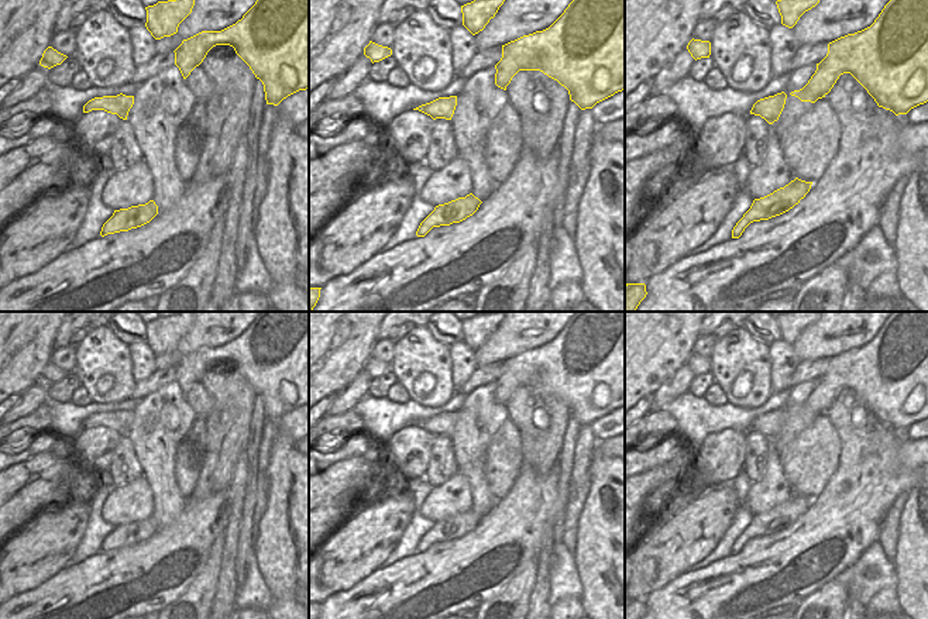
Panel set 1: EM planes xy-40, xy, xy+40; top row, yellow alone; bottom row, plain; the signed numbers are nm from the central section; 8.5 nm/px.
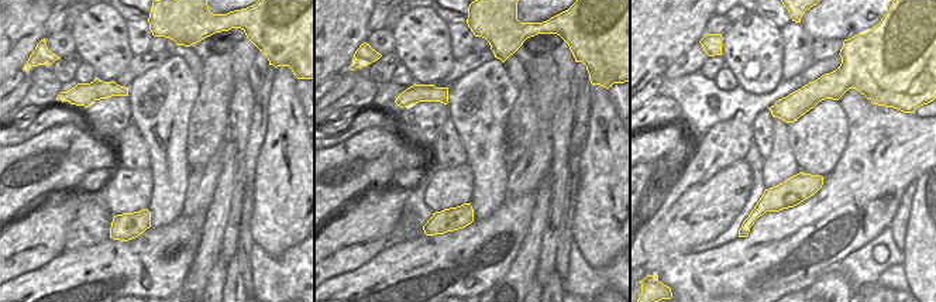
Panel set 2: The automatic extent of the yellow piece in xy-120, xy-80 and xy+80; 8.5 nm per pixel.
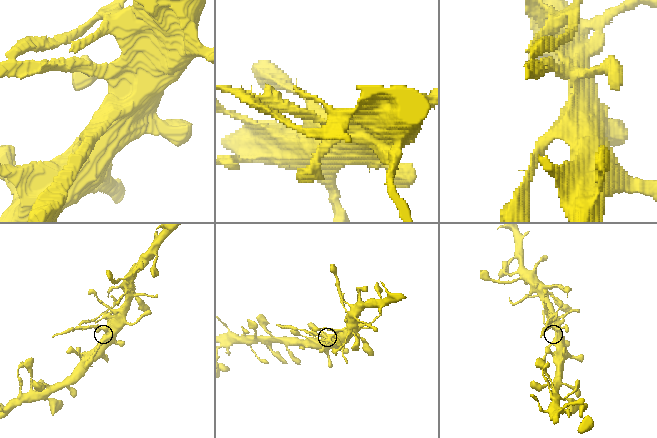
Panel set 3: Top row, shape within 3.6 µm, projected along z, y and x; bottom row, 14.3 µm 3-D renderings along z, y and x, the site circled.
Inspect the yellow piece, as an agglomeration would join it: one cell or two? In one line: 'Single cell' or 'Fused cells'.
Fused cells

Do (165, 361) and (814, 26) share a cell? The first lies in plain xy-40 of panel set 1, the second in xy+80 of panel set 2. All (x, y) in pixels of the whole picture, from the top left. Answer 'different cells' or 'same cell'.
same cell

